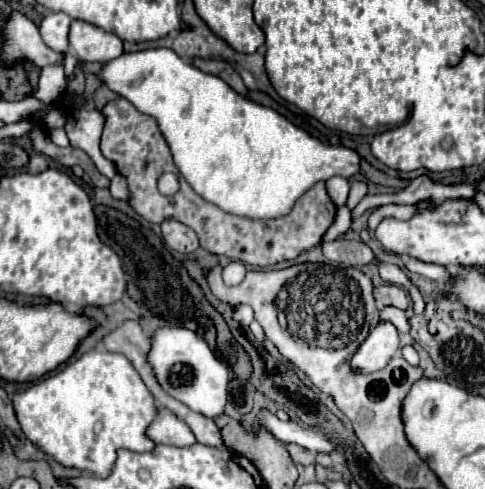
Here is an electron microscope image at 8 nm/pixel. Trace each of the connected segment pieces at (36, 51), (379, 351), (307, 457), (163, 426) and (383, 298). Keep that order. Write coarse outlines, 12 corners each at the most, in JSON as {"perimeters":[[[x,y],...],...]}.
{"perimeters":[[[13,12],[3,26],[3,60],[39,68],[65,62],[29,18]],[[381,322],[351,358],[351,370],[381,370],[399,348],[399,332]],[[287,444],[295,464],[315,464],[315,454],[297,444]],[[163,406],[147,428],[157,444],[193,446],[189,426]],[[385,284],[375,288],[379,308],[411,306],[407,292],[399,286]]]}

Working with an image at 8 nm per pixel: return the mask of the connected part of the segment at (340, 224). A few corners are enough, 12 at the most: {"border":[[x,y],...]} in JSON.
{"border":[[337,208],[323,242],[341,238],[351,228],[351,208]]}

